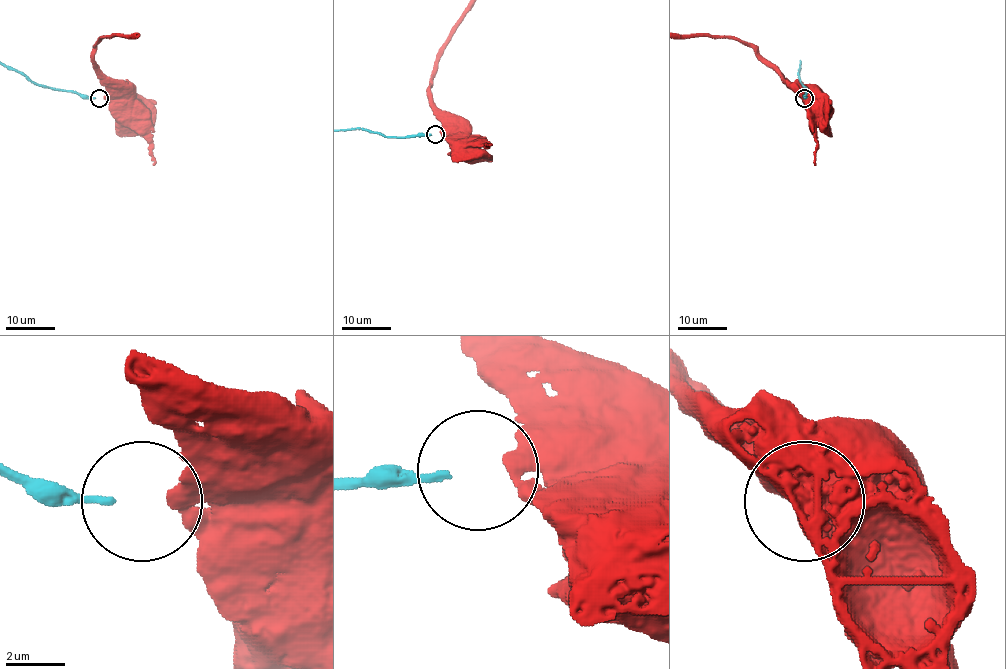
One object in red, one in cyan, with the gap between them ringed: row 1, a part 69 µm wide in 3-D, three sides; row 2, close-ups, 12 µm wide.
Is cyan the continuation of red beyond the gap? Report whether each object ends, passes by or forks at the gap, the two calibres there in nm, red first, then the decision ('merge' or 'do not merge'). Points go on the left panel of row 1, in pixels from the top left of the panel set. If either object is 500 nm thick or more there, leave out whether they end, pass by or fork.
red passes by; cyan ends; calibres 400 and 240 nm; do not merge

